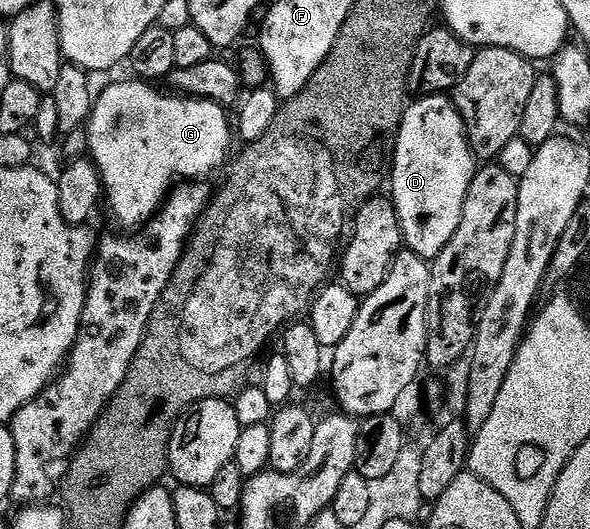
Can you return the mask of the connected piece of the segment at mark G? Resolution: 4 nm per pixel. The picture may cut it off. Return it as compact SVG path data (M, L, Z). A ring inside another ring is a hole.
M130 80L107 85L100 93L98 90L85 128L88 135L87 153L99 172L105 205L127 228L124 230L135 231L155 216L177 179L206 178L206 173L213 172L223 160L228 160L227 148L231 145L231 137L233 141L233 125L227 122L228 110L215 101L176 95L171 91L162 93L154 84Z

